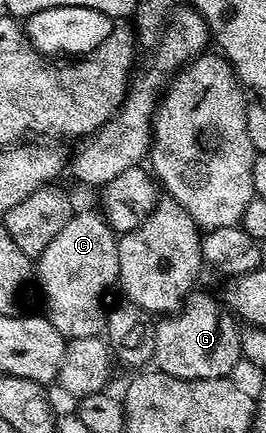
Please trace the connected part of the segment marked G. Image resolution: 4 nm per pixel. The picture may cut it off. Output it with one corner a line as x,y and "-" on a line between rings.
192,295
181,311
164,316
155,325
157,346
154,367
173,378
226,380
241,364
241,328
222,299

